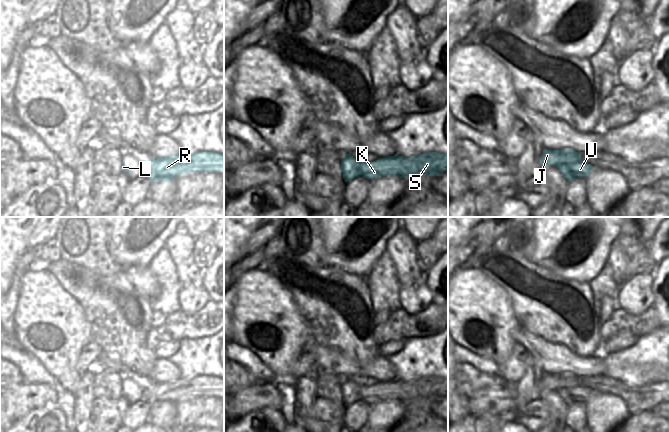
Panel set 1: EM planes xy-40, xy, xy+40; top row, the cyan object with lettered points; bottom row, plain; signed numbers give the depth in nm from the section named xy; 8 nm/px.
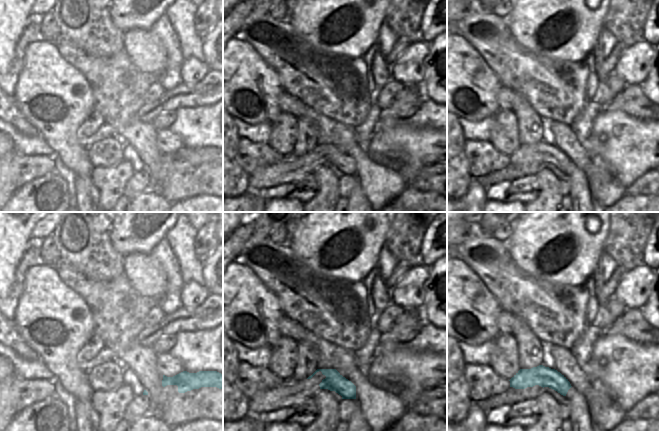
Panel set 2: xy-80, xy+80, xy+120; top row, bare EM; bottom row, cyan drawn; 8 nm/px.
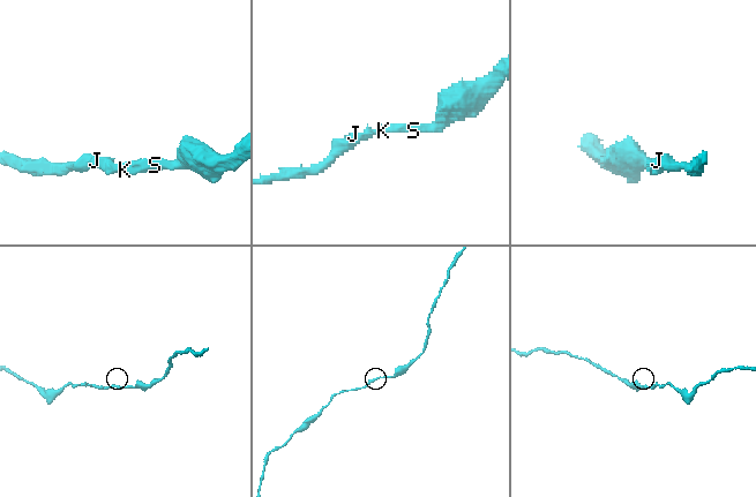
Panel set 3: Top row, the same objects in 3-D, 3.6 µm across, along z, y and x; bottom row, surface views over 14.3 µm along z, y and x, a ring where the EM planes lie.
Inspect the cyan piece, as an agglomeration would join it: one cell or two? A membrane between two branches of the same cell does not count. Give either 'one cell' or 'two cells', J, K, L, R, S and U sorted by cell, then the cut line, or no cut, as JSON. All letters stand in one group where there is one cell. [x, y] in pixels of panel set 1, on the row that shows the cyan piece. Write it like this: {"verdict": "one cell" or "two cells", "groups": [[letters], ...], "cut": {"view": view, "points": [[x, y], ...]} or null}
{"verdict": "one cell", "groups": [["J", "K", "L", "R", "S", "U"]], "cut": null}

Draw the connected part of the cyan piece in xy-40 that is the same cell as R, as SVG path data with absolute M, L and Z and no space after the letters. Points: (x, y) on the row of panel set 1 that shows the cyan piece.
M200 152L198 154L182 154L143 160L141 176L151 182L171 182L180 174L194 172L224 172L224 154L216 152Z

